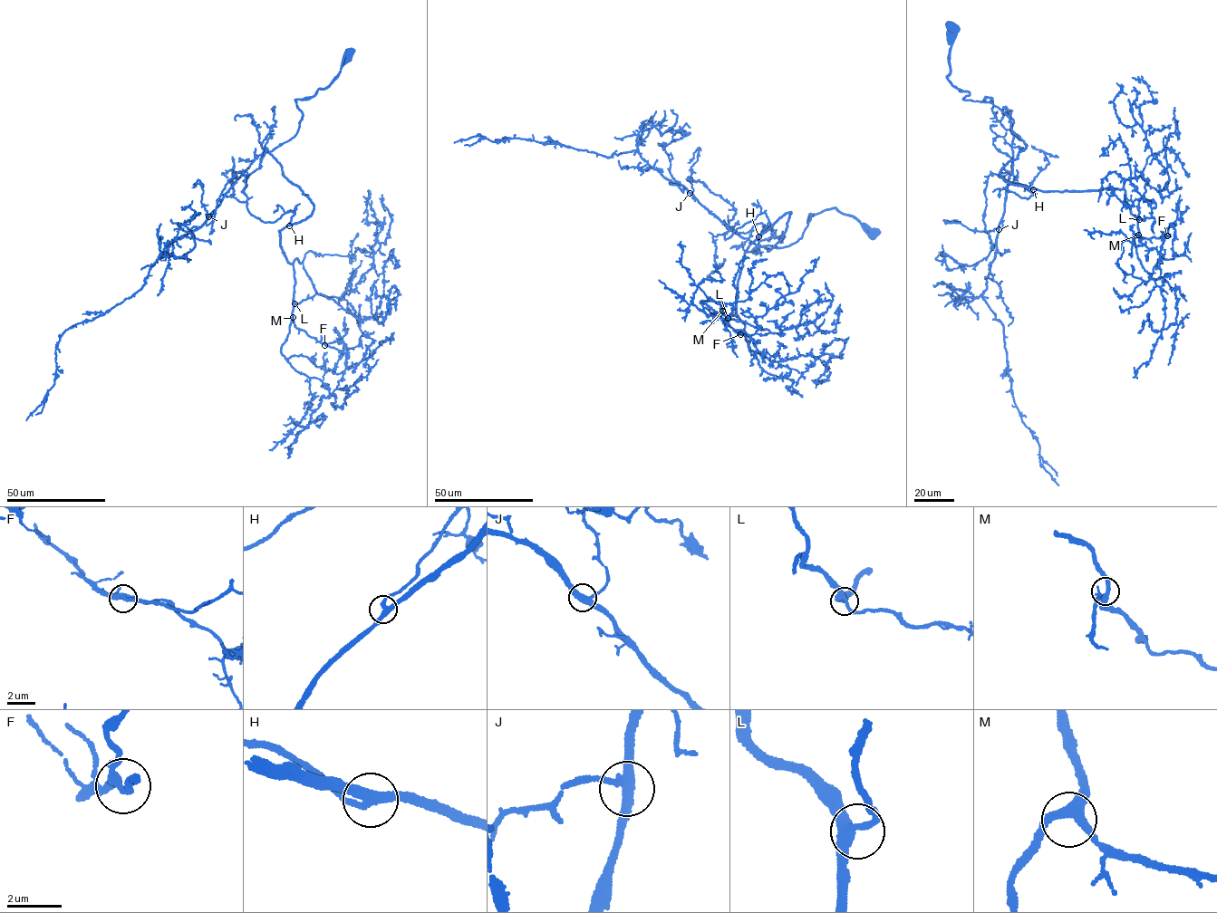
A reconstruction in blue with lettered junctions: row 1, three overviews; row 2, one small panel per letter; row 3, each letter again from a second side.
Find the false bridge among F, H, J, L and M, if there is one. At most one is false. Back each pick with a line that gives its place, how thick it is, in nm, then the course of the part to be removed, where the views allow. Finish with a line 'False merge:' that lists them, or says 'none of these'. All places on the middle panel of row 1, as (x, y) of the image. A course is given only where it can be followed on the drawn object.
False merge: none of these

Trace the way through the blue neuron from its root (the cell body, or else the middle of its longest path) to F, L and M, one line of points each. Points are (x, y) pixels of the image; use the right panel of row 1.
F: (953, 26), (948, 79), (1026, 145), (1005, 181), (1122, 188), (1139, 235), (1167, 235)
L: (953, 26), (948, 79), (965, 100), (1005, 113), (1026, 145), (1002, 178), (1046, 192), (1122, 188), (1139, 219)
M: (953, 26), (948, 79), (965, 100), (1005, 113), (1026, 145), (1002, 178), (1046, 192), (1122, 188), (1138, 235)

